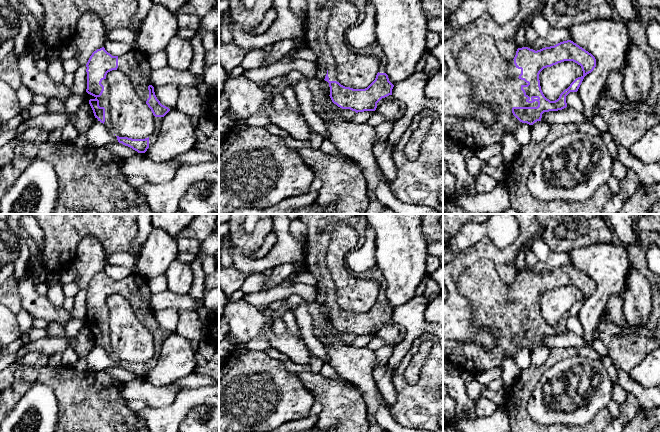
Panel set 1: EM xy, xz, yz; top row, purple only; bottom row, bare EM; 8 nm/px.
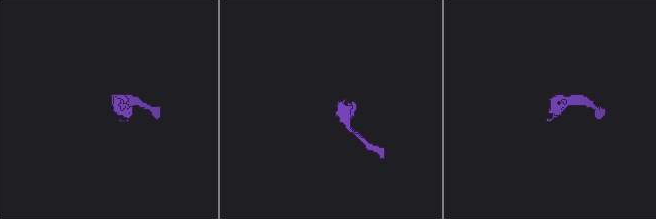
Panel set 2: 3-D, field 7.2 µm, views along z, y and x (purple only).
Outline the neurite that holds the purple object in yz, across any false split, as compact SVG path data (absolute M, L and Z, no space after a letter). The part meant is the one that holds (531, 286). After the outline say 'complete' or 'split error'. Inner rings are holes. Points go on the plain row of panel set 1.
M480 259L460 275L457 291L472 303L475 324L490 330L494 334L496 345L492 349L485 349L475 343L460 343L443 337L443 359L460 371L476 374L501 367L506 356L515 359L521 347L527 347L532 351L535 346L541 345L544 336L566 332L566 320L570 316L578 315L584 301L596 291L596 283L573 265L567 264L537 275L528 271L518 272L513 284L505 284L500 279L495 264L490 259ZM564 285L573 285L580 289L583 299L576 302L557 324L550 325L541 314L539 298L544 292Z; split error

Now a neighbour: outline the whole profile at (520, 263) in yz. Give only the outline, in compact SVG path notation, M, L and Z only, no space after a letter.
M540 227L536 234L530 240L528 240L524 244L523 248L518 252L517 258L515 260L515 267L517 272L526 271L528 267L525 258L526 253L531 250L532 245L535 241L542 239L543 231L544 231L543 228Z

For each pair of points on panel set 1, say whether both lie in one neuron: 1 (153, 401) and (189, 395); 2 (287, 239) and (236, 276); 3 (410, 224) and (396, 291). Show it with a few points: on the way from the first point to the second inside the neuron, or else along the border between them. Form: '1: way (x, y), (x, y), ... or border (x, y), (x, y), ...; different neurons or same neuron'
1: border (181, 389), (171, 403), (154, 408); different neurons
2: border (232, 264), (247, 276); different neurons
3: way (401, 241), (401, 274); same neuron

